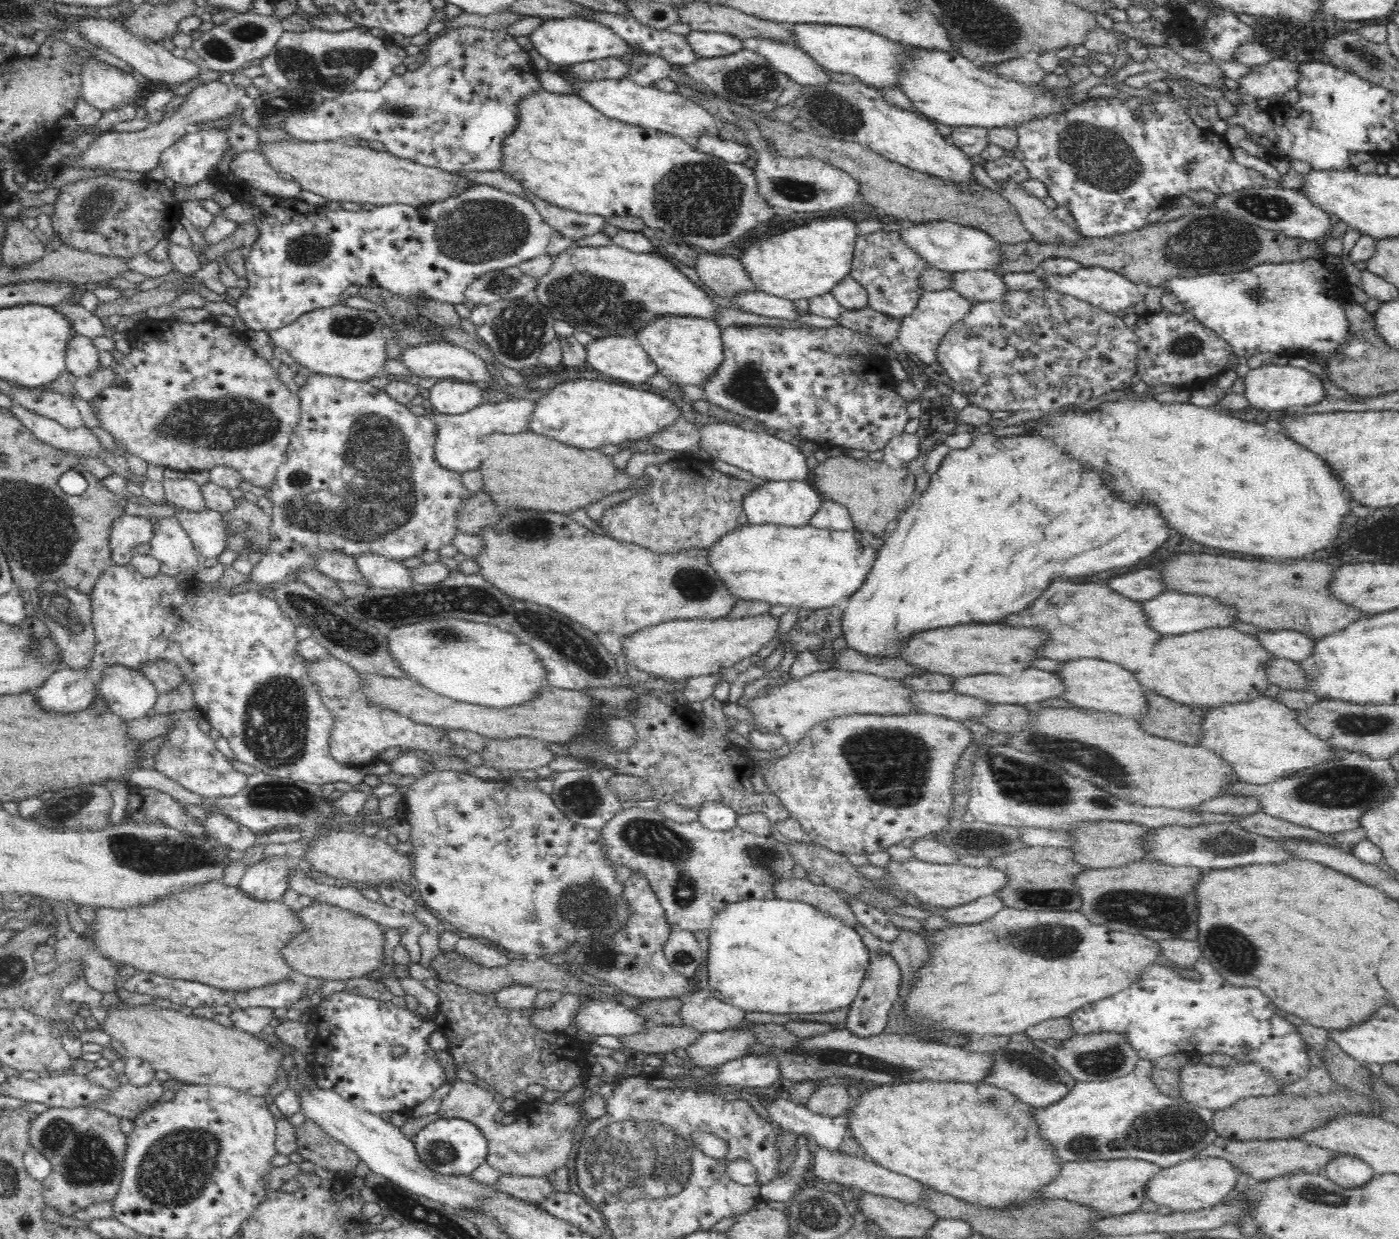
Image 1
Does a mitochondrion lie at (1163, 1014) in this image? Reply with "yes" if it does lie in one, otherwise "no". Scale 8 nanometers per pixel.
no

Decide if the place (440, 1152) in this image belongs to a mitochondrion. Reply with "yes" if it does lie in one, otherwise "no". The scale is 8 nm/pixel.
yes

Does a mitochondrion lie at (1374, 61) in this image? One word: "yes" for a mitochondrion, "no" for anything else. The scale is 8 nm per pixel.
yes

